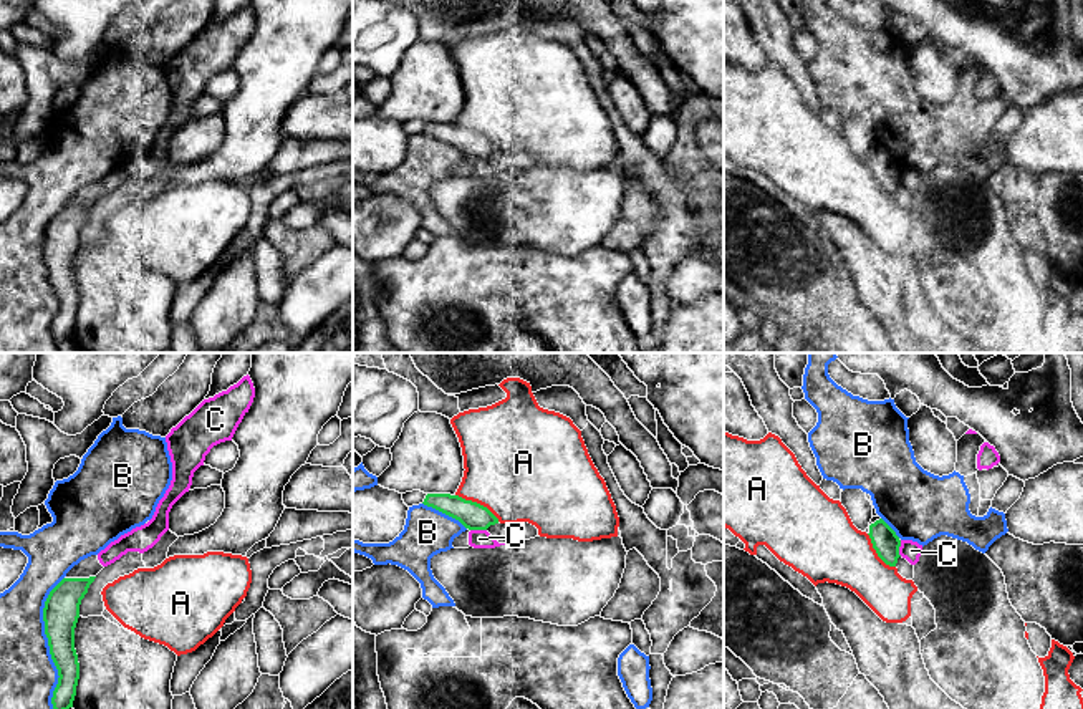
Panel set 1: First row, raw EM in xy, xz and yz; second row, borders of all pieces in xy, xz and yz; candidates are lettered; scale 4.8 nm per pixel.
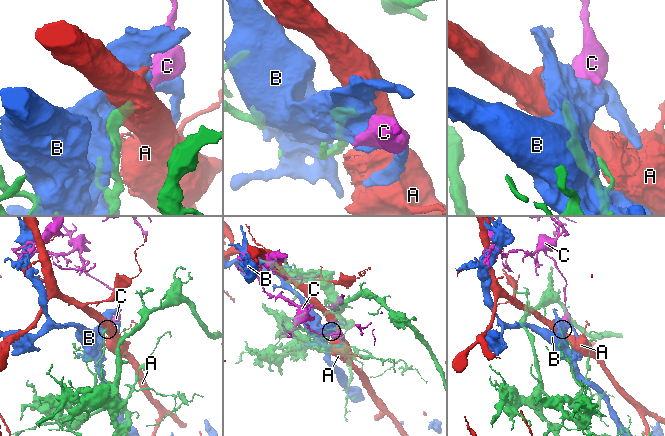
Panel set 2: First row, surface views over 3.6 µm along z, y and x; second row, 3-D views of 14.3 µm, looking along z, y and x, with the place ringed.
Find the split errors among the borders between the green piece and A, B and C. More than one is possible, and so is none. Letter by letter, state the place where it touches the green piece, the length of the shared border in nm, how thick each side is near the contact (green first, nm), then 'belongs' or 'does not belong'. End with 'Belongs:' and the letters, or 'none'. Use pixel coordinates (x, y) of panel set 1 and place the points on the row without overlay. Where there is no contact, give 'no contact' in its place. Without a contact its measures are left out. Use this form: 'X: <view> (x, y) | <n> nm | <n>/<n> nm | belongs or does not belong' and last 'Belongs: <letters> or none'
A: xz (476, 131) | 260 nm | 140/480 nm | does not belong
B: xy (48, 274) | 700 nm | 180/280 nm | does not belong
C: xz (479, 158) | 80 nm | 140/100 nm | does not belong
Belongs: none

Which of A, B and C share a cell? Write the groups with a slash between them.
A / B / C

